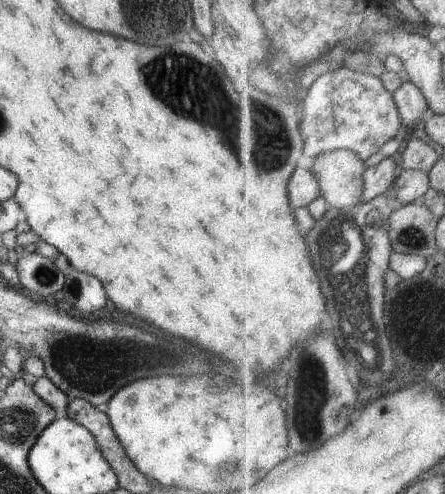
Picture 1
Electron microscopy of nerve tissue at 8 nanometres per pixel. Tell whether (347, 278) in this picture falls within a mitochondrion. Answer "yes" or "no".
yes

